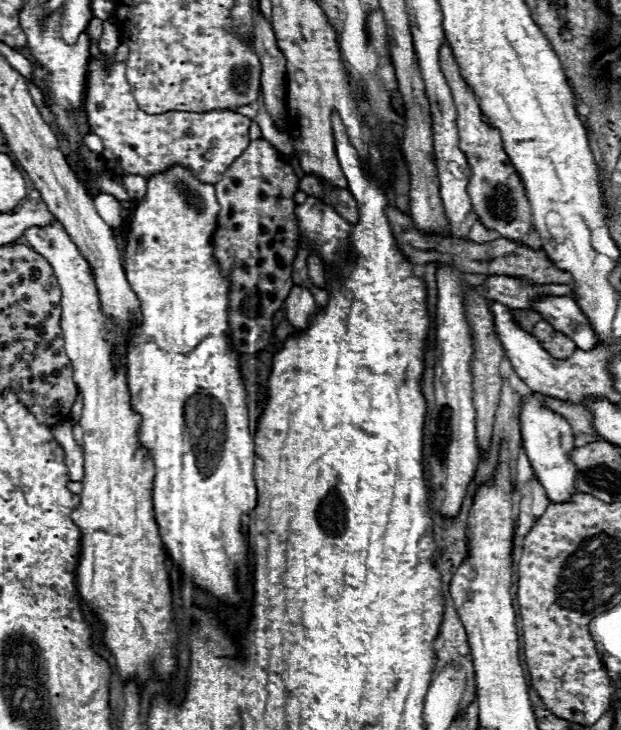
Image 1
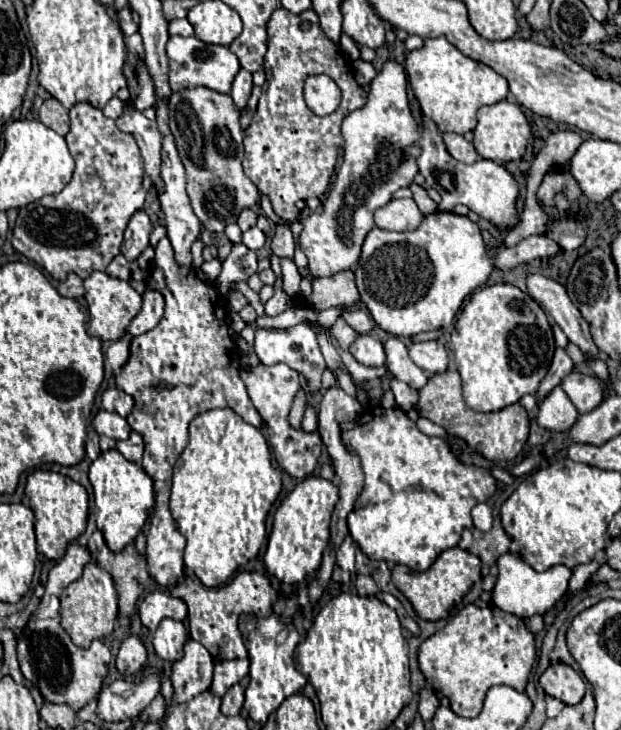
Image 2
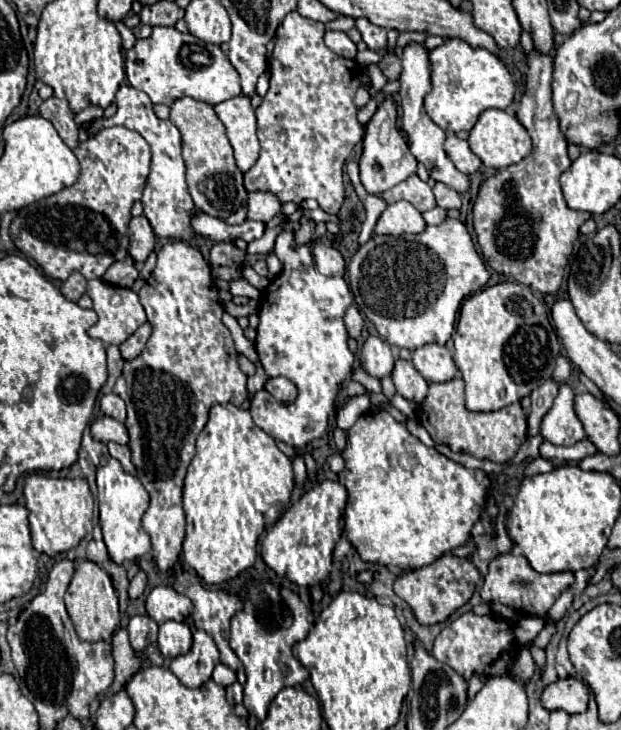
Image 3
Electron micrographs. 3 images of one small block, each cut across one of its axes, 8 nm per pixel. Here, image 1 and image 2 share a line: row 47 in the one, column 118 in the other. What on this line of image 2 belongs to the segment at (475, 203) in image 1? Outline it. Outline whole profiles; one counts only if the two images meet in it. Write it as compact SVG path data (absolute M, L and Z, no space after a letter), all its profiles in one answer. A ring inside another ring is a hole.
M132 432L130 434L130 438L128 440L124 440L124 442L118 442L116 444L116 448L128 458L128 460L132 460L134 464L142 464L142 452L144 452L144 440L142 440L142 436L138 434L138 432Z

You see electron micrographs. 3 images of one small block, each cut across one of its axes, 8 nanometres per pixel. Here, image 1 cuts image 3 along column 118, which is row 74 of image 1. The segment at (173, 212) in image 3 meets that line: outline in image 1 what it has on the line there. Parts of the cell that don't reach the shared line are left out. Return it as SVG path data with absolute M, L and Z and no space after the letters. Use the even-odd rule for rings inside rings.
M120 44L114 56L100 56L90 60L88 92L84 96L84 112L88 130L100 136L104 150L102 158L108 170L116 176L138 174L146 180L158 172L168 170L172 164L190 168L192 174L204 184L216 184L228 166L248 148L250 118L232 110L212 112L184 112L172 110L162 116L142 112L132 96L126 80L128 46Z

